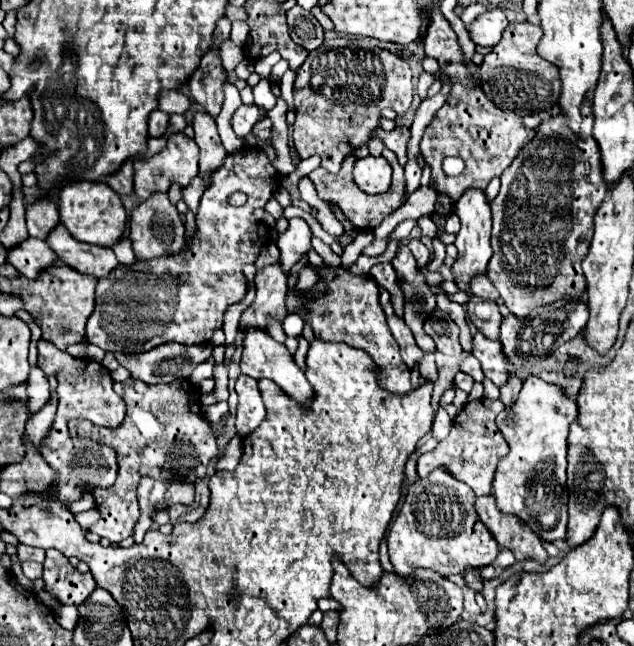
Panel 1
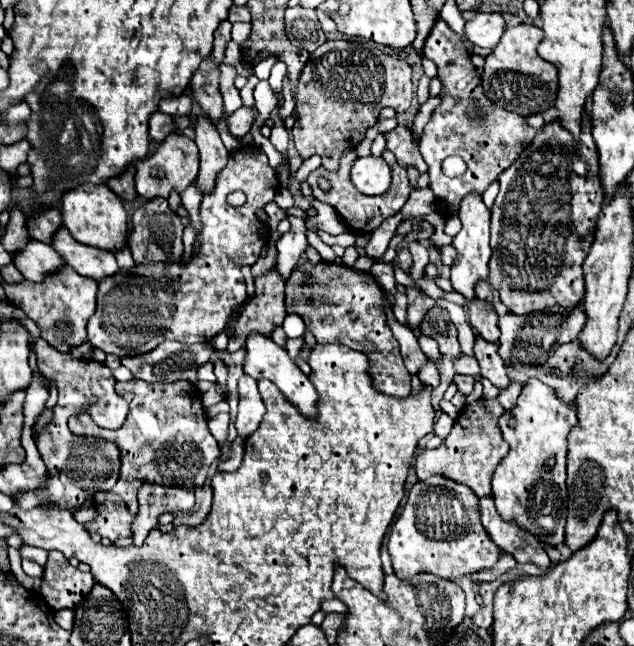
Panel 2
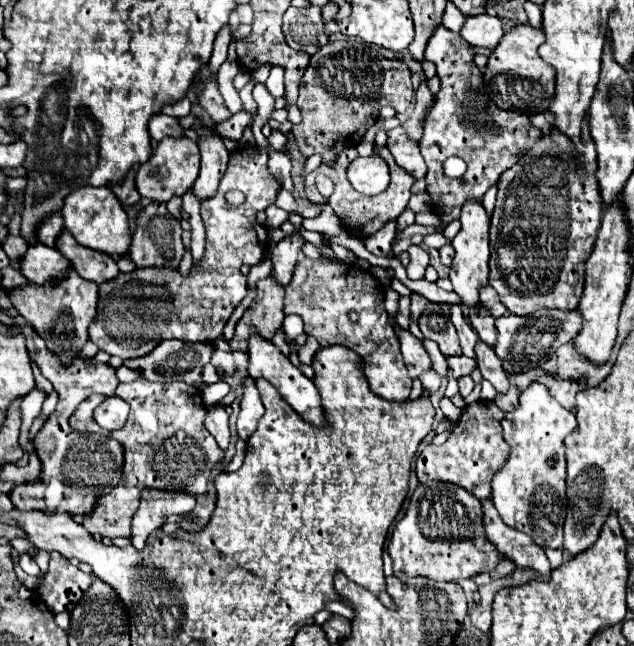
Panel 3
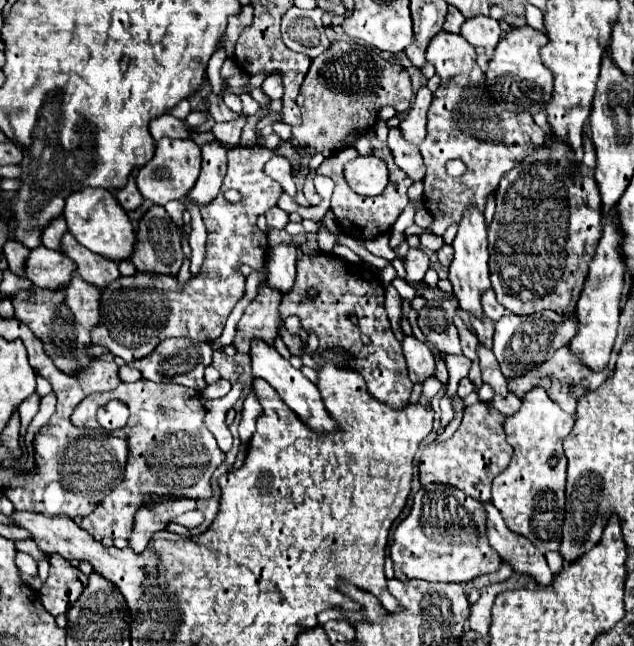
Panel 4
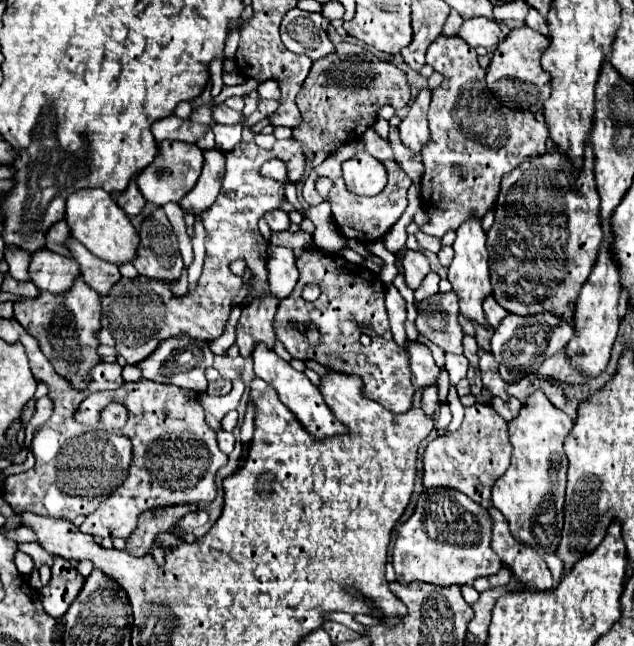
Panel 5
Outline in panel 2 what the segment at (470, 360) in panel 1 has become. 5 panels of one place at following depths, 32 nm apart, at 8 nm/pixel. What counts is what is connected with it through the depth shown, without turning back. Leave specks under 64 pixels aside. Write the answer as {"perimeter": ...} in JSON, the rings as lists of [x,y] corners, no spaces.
{"perimeter":[[[463,355],[455,360],[454,366],[457,374],[466,373],[476,378],[477,381],[481,380],[480,367],[475,357]]]}

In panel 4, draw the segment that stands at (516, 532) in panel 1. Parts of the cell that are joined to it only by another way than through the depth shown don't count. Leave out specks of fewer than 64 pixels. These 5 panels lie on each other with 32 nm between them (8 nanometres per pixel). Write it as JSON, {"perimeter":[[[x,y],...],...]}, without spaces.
{"perimeter":[[[494,504],[484,506],[488,512],[488,538],[490,546],[498,552],[498,556],[508,562],[514,572],[530,576],[538,586],[552,584],[554,576],[546,564],[546,558],[538,552],[534,544],[530,544],[526,538],[516,536],[506,524],[500,512],[496,512]]]}

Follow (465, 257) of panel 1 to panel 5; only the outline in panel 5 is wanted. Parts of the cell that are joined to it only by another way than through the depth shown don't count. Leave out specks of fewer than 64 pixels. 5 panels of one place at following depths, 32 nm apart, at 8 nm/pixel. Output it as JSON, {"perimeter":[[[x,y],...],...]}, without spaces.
{"perimeter":[[[470,218],[466,220],[460,228],[458,228],[458,236],[454,242],[454,260],[448,268],[448,280],[452,284],[452,290],[458,294],[460,298],[460,312],[472,320],[482,324],[484,328],[490,328],[490,324],[484,318],[484,310],[482,304],[486,300],[486,296],[492,294],[492,286],[490,286],[490,274],[488,274],[488,250],[486,250],[486,234],[482,230],[482,224],[478,218]]]}

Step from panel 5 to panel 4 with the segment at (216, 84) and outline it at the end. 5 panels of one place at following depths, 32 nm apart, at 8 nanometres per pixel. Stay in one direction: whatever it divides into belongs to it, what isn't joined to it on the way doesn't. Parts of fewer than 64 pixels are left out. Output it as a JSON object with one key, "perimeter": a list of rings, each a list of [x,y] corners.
{"perimeter":[[[225,37],[222,39],[222,42],[220,42],[218,50],[212,55],[212,58],[209,60],[207,66],[208,82],[212,86],[213,92],[216,94],[220,94],[222,91],[220,70],[224,61],[227,59],[224,44]]]}

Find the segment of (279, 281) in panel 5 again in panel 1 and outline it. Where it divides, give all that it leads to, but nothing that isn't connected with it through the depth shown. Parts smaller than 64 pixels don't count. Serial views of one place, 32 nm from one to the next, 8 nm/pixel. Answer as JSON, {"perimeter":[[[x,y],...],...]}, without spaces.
{"perimeter":[[[290,218],[288,230],[278,236],[276,246],[280,250],[280,266],[284,266],[286,274],[290,274],[292,266],[298,264],[300,258],[312,248],[310,234],[310,226],[302,218]]]}

